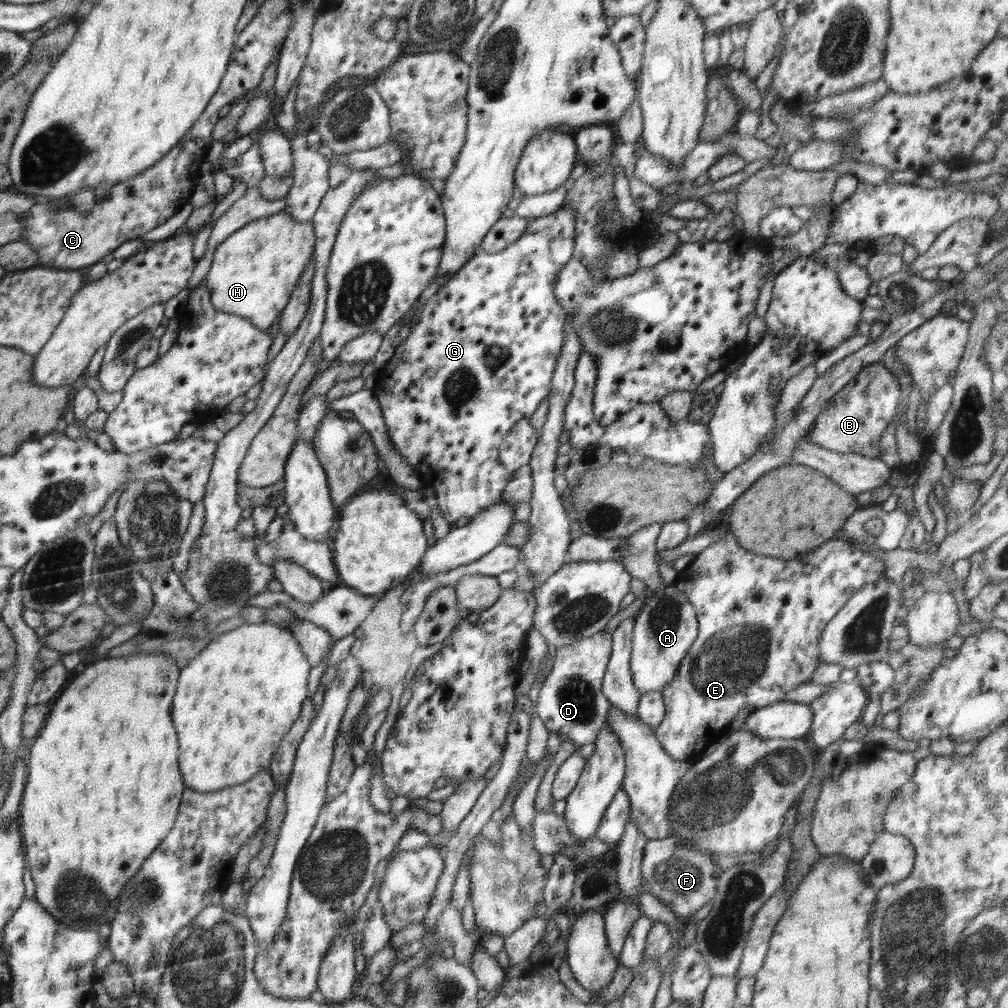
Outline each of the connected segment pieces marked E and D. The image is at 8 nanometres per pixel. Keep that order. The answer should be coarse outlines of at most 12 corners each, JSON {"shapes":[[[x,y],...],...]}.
{"shapes":[[[732,534],[672,583],[696,640],[654,734],[686,761],[821,665],[886,566],[847,540],[778,560]],[[611,634],[556,648],[534,709],[549,733],[593,743]]]}

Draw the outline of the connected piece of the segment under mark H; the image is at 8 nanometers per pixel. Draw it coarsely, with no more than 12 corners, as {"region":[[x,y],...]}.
{"region":[[254,220],[214,252],[212,306],[264,331],[313,254],[312,221]]}

